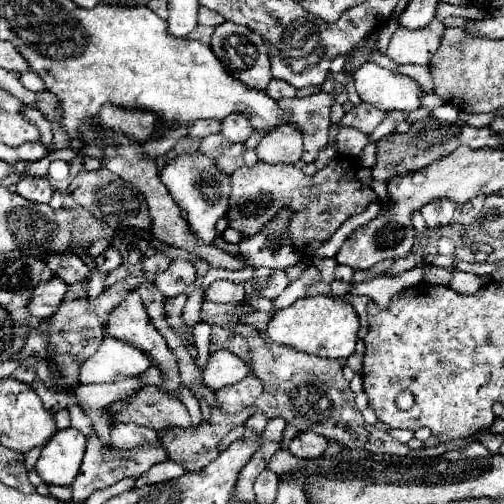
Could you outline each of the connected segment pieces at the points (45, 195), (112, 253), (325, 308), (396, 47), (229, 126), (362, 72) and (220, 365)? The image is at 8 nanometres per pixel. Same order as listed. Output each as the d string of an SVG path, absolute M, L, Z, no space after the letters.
M24 178L16 184L16 192L36 204L48 204L52 198L52 186L42 178Z
M106 248L100 256L96 256L96 266L100 272L112 272L114 268L118 268L122 264L122 254L116 248Z
M304 296L292 306L276 312L268 322L268 336L276 344L286 344L306 354L324 356L324 358L348 358L358 340L360 318L352 304L334 298L334 296Z
M434 20L428 28L408 30L398 28L390 40L388 56L398 64L422 64L428 66L436 54L440 40L444 36L444 24Z
M226 116L226 120L222 122L222 136L230 142L244 142L250 134L252 134L252 128L250 128L250 120L246 120L246 116Z
M366 62L354 74L354 84L358 96L380 110L416 110L424 92L416 80L374 62Z
M218 350L210 354L208 366L204 368L204 384L214 390L220 390L224 386L240 382L248 374L250 374L250 368L244 360L240 360L232 352Z

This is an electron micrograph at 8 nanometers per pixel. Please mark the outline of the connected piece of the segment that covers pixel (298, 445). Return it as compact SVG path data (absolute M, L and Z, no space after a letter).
M300 432L288 446L296 458L318 458L326 448L326 438L316 432Z

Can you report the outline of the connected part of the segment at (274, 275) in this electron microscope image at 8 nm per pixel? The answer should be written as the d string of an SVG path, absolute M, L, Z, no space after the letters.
M264 267L254 269L254 278L246 281L246 294L262 298L276 298L286 290L290 284L286 270L268 269Z

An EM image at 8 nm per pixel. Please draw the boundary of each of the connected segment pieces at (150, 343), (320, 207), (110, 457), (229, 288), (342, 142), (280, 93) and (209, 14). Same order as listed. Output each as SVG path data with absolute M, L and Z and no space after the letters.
M130 290L124 298L124 302L114 308L110 314L108 314L108 324L106 324L106 332L108 336L114 336L114 338L120 338L120 340L126 340L134 346L138 346L140 350L144 350L150 358L152 358L152 364L158 366L162 370L162 374L166 376L166 382L160 386L160 390L172 394L172 396L178 396L178 388L182 386L180 382L180 376L178 376L178 364L176 364L176 356L170 352L170 348L166 346L166 340L162 338L162 334L154 328L152 320L148 318L144 306L142 306L142 300L138 296L136 290Z
M334 158L332 170L318 170L306 176L288 164L266 164L258 160L254 168L238 168L232 178L232 194L228 208L228 224L242 236L252 236L262 230L280 208L294 212L290 222L290 236L294 246L306 258L312 256L348 218L360 214L368 204L378 202L374 190L356 178L360 166L354 158Z
M92 432L88 436L88 444L86 444L86 454L84 454L84 460L82 460L82 466L80 466L80 472L72 484L72 500L76 502L82 502L86 500L94 490L100 490L100 488L106 488L106 486L112 486L116 482L120 482L122 478L128 478L128 476L142 476L144 472L148 472L148 468L152 468L152 464L158 464L158 462L164 462L168 460L168 452L164 448L162 442L158 444L142 444L142 448L132 448L132 450L118 450L118 448L112 448L112 446L104 446L102 440L96 436L96 432Z
M216 280L206 290L204 298L212 300L212 302L242 302L244 286L240 282L232 282L232 280Z
M338 128L338 134L336 134L336 144L338 144L338 152L342 156L358 156L364 146L366 146L366 134L358 132L356 128Z
M272 78L270 84L268 84L268 88L266 88L266 94L270 98L274 98L274 100L278 100L278 98L292 98L296 94L296 88L290 86L290 84L286 84L284 80L274 80Z
M200 8L198 10L198 22L200 24L206 24L206 26L220 26L224 22L224 18L218 12L214 12L214 10Z

